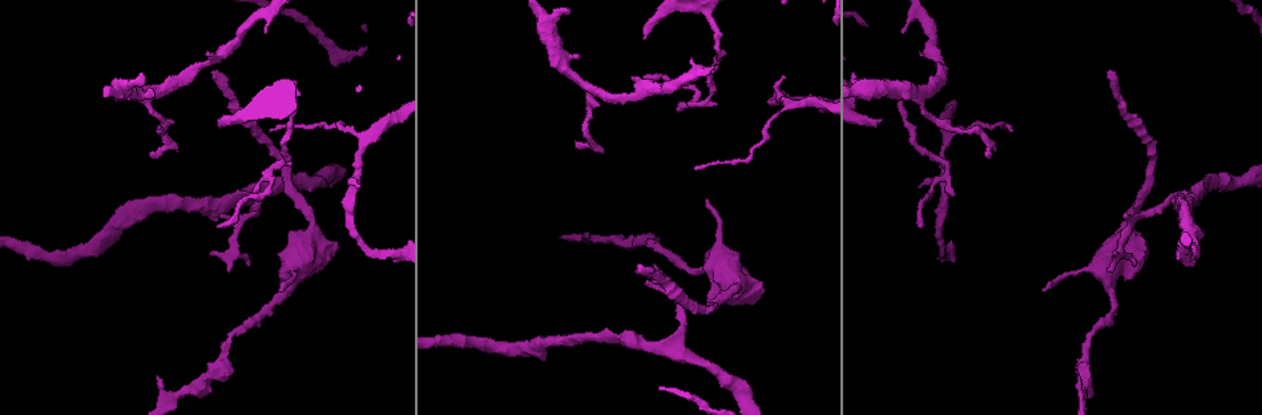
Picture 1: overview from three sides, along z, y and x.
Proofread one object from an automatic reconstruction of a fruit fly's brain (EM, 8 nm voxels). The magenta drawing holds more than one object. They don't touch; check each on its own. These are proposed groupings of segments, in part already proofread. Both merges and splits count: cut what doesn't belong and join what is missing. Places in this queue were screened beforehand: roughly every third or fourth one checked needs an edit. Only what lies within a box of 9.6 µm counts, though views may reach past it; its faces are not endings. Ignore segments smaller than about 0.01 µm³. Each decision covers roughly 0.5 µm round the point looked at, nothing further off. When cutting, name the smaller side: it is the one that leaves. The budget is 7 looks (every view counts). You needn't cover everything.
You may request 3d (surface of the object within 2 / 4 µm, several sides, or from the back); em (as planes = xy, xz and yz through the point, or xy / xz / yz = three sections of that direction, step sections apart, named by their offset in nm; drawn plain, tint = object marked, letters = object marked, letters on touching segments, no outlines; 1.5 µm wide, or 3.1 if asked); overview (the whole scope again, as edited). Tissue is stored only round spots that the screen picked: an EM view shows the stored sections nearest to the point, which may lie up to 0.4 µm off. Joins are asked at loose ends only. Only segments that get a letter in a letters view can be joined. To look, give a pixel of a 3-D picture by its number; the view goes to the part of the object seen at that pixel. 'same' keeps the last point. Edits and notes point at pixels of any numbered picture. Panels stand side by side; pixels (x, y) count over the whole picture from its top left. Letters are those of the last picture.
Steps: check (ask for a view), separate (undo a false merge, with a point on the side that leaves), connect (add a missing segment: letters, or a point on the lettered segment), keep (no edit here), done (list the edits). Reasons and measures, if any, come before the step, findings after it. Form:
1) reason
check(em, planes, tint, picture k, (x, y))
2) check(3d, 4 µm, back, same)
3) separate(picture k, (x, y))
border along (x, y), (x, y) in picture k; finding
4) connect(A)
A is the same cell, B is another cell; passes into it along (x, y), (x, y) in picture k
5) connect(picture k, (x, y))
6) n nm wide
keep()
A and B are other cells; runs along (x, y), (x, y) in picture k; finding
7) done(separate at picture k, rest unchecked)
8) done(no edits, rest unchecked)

long arm stops here
check(3d, 2 µm, picture 1, (638, 268))

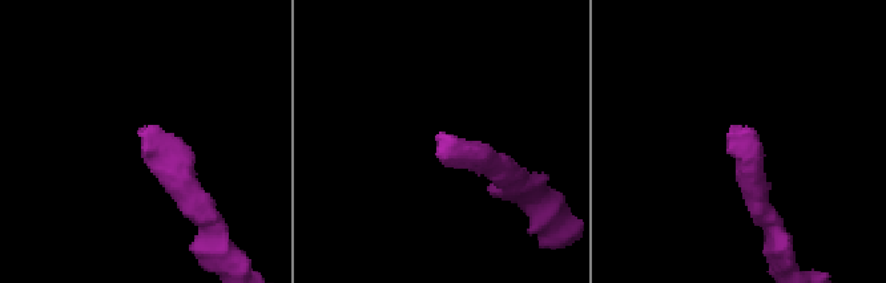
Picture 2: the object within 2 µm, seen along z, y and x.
now the EM
check(em, planes, letters, picture 2, (150, 125))

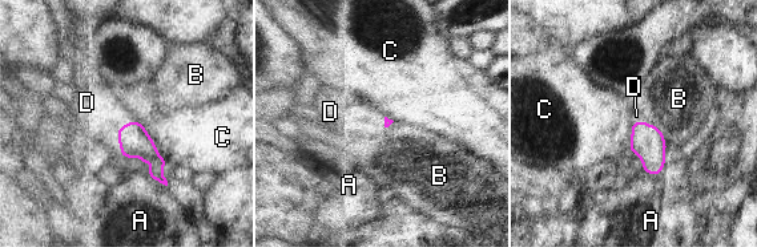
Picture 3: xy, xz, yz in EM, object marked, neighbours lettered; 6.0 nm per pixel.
connect(D)
D is the same cell, A, B and C are other cells; it goes on there

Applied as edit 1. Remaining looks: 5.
see it whole again
check(overview)

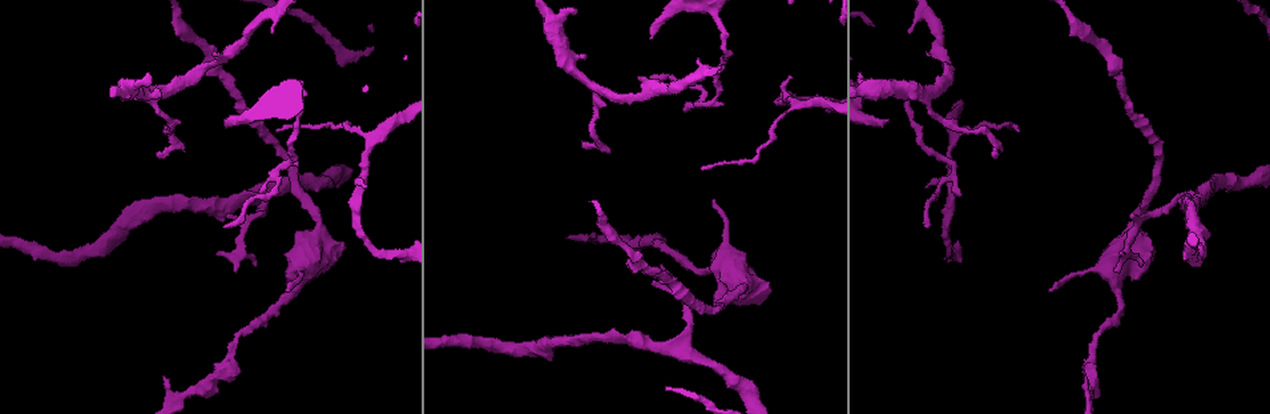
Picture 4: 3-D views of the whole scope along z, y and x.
thin end
check(em, yz, step 8, letters, picture 4, (367, 185))

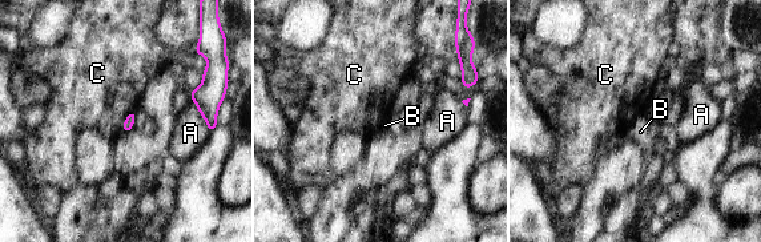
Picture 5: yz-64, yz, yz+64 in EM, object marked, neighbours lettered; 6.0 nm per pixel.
keep()
A, B and C are other cells; border along (133, 113), (123, 121), (121, 132) in picture 5; none of them fits

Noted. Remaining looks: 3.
done(connect at picture 3, rest unchecked)

